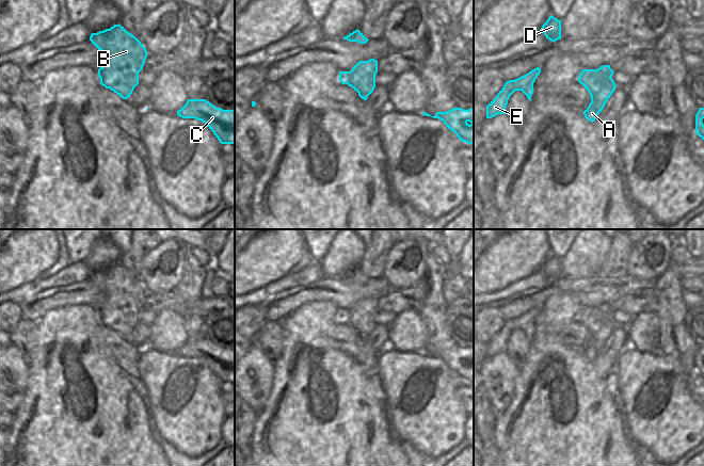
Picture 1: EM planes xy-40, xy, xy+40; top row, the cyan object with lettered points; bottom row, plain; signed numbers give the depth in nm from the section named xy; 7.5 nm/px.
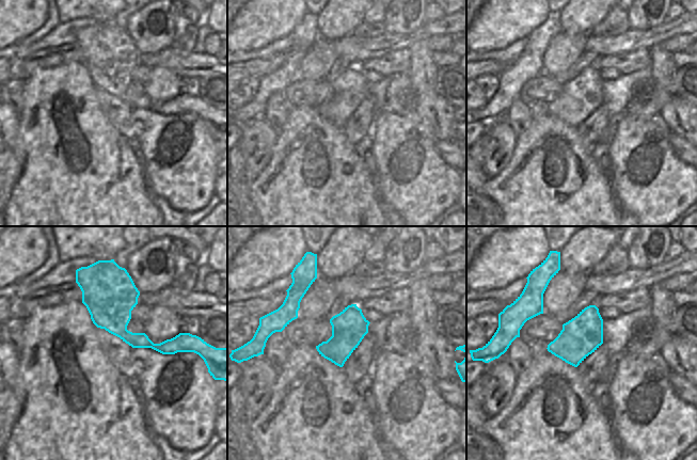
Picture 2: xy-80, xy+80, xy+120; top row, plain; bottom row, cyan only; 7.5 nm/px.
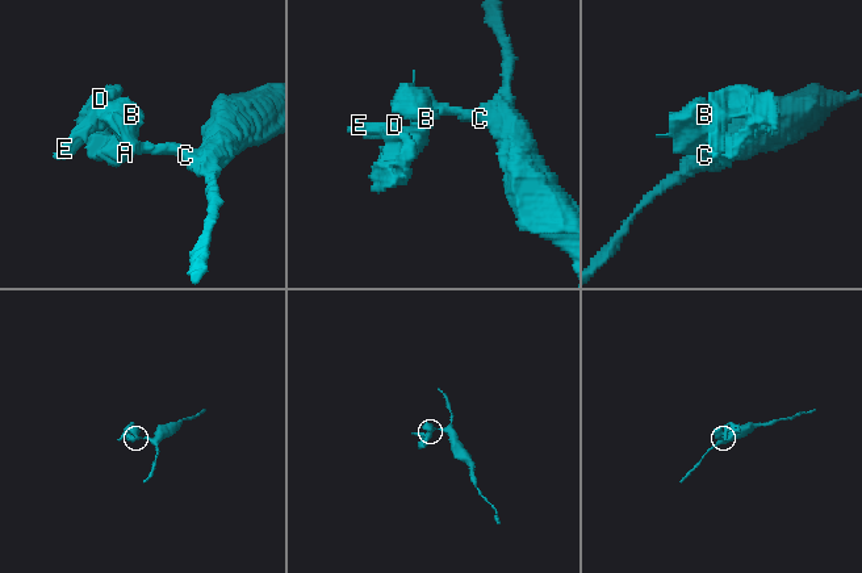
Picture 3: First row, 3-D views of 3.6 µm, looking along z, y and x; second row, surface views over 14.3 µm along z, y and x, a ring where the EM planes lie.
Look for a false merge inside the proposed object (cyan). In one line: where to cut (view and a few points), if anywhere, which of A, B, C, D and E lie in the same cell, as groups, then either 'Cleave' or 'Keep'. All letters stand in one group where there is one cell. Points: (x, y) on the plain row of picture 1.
Split along xy (350, 310), (350, 321), (348, 323). Groups: A D E / B C. Cleave

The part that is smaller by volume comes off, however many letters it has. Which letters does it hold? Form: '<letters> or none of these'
A, D, E

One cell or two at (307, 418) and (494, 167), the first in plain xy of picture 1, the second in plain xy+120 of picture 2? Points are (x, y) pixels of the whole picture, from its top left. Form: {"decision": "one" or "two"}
{"decision": "two"}

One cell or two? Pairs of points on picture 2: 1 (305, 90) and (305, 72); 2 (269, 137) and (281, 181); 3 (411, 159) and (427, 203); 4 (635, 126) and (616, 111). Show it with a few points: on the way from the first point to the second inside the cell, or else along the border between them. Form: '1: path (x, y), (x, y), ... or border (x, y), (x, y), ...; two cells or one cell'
1: border (298, 78), (327, 79); two cells
2: border (276, 135), (272, 156), (268, 164), (260, 172); two cells
3: path (411, 170), (413, 179), (420, 186), (420, 192); one cell
4: border (623, 112), (615, 119); two cells

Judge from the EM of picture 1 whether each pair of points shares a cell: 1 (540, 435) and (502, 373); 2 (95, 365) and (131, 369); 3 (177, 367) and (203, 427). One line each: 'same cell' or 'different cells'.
1: different cells
2: different cells
3: same cell

